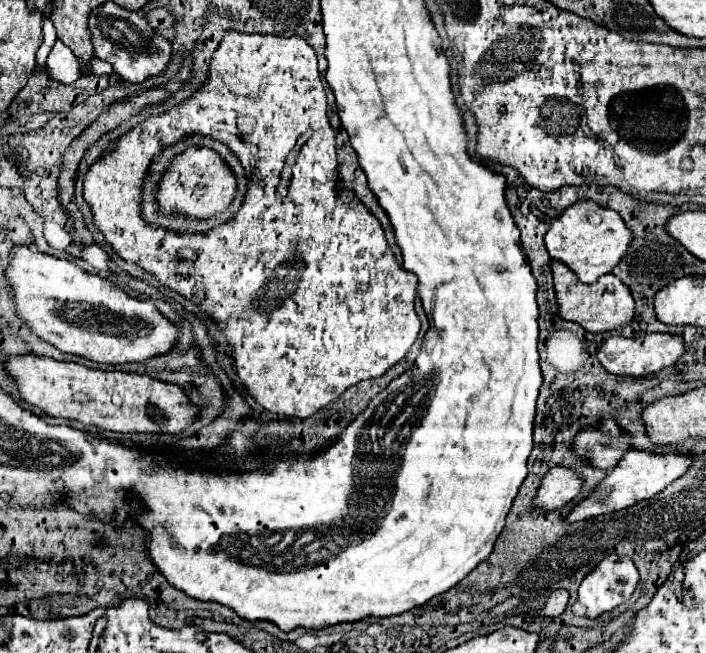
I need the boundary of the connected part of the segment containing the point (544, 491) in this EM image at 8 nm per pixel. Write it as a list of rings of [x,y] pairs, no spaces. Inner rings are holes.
[[[551,467],[551,471],[541,481],[539,493],[533,501],[535,507],[545,511],[555,511],[575,499],[581,491],[581,479],[565,467]]]

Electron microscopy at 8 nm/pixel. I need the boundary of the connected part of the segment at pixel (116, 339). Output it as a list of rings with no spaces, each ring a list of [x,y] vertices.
[[[17,245],[11,253],[11,265],[5,273],[7,281],[13,285],[15,303],[21,319],[47,343],[55,345],[63,353],[81,355],[95,363],[119,365],[119,363],[143,363],[153,357],[171,353],[179,341],[179,325],[171,323],[151,301],[139,301],[129,297],[117,283],[91,275],[79,265],[41,253],[35,245]]]

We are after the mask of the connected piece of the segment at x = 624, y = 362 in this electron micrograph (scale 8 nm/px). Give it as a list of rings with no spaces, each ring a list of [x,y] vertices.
[[[647,333],[635,339],[627,339],[621,335],[607,337],[599,349],[597,359],[599,363],[613,375],[629,375],[629,377],[647,377],[663,367],[673,365],[683,355],[683,339],[679,335],[667,335],[667,333]]]

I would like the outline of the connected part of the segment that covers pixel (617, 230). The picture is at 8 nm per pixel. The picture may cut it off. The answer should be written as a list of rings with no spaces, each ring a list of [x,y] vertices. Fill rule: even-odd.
[[[589,199],[575,201],[557,217],[549,231],[545,233],[545,247],[551,259],[563,261],[583,283],[593,283],[601,275],[611,273],[613,267],[623,259],[627,245],[631,241],[631,231],[623,219],[609,207],[599,207]]]

